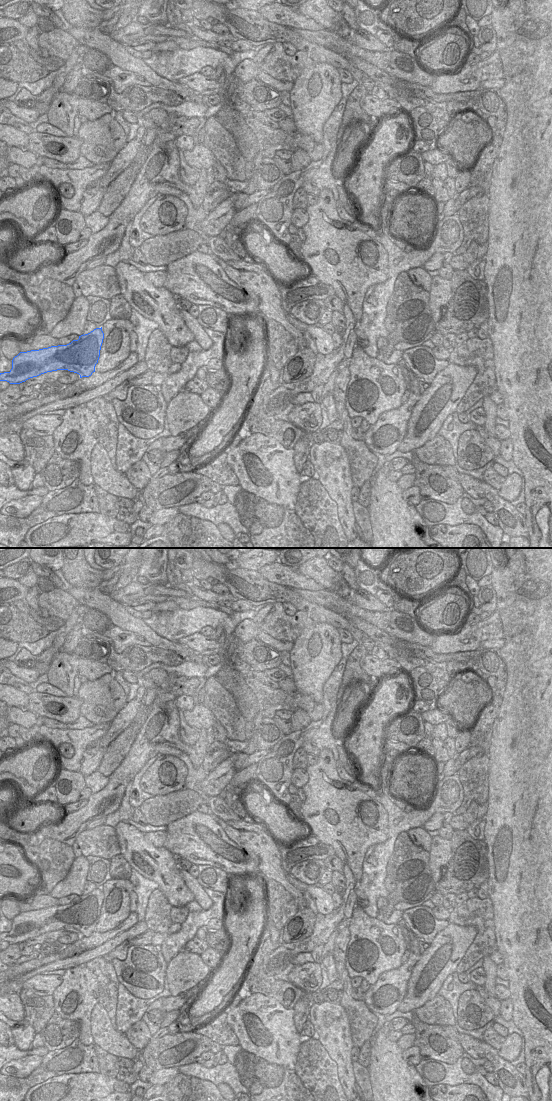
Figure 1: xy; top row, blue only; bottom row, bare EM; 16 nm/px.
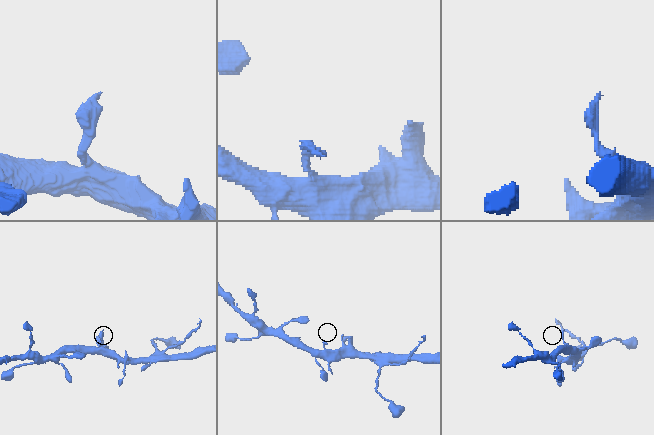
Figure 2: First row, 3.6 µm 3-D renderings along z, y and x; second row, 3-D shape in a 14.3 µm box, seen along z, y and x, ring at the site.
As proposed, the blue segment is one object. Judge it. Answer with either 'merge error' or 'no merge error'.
no merge error

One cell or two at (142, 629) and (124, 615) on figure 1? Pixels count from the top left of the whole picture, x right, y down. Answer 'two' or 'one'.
one

